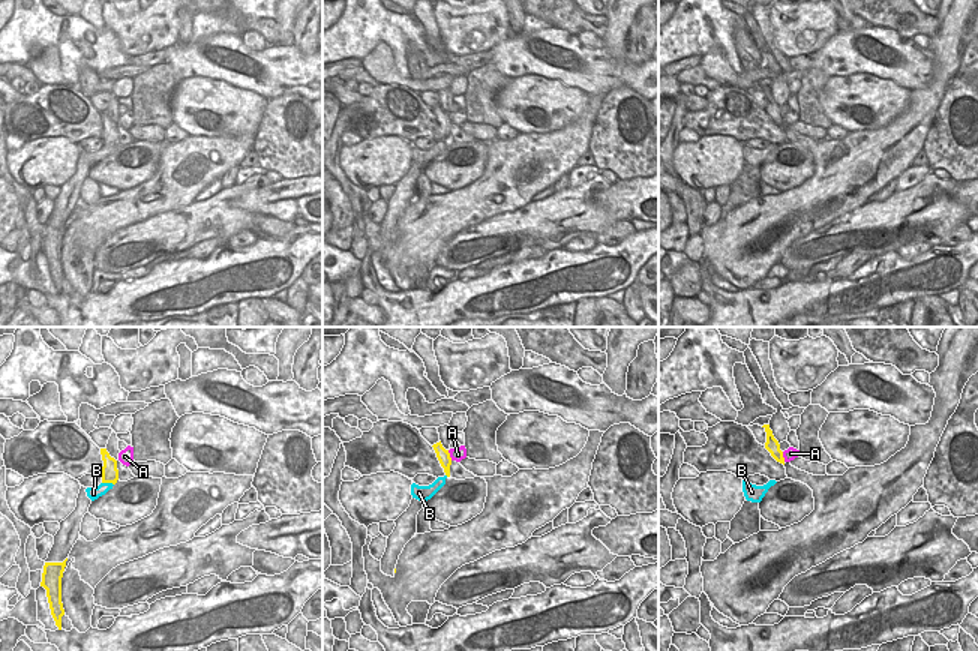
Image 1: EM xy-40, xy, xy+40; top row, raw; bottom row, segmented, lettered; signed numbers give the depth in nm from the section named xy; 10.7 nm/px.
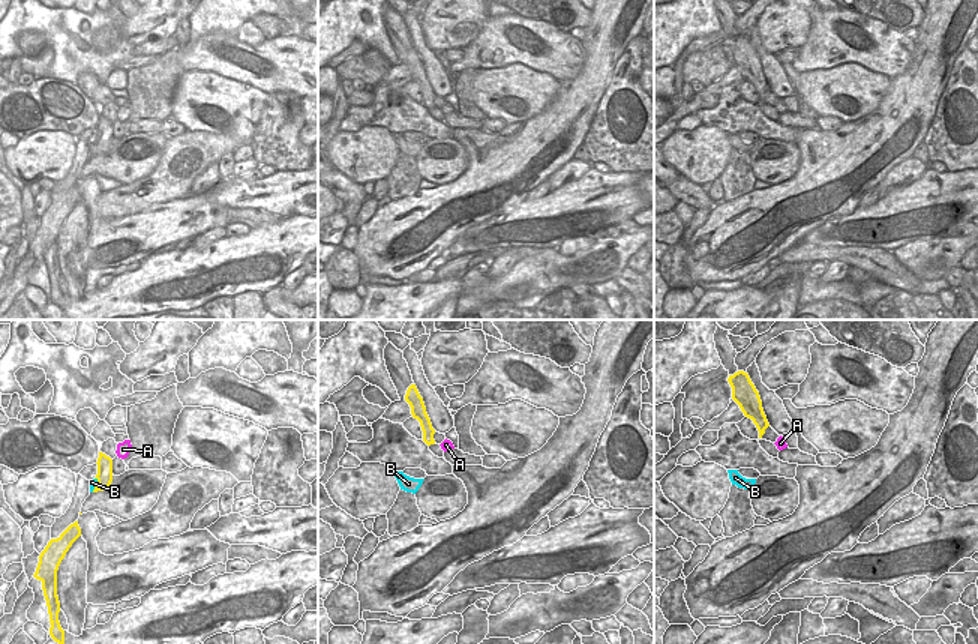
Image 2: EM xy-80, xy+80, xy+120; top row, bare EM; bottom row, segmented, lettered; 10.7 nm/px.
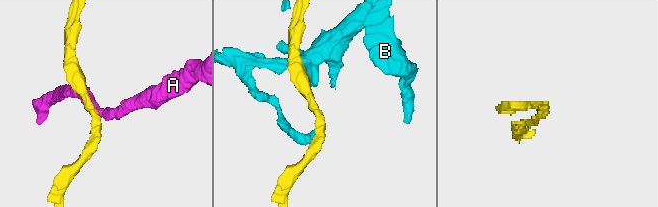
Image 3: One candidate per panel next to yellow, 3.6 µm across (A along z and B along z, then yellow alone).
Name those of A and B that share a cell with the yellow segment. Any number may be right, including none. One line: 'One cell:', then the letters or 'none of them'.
One cell: none of them

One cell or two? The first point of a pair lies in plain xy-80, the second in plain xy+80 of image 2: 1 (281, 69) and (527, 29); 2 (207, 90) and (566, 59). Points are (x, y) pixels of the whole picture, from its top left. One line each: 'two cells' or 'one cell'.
1: one cell
2: two cells

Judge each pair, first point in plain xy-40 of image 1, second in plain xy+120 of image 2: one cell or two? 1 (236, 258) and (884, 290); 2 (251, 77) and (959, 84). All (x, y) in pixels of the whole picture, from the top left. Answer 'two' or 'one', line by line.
1: two
2: two

